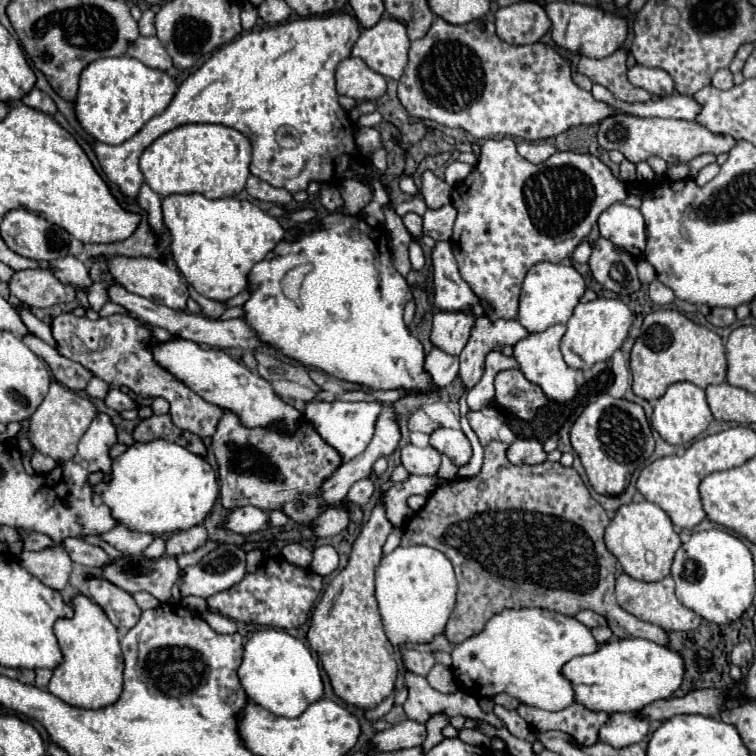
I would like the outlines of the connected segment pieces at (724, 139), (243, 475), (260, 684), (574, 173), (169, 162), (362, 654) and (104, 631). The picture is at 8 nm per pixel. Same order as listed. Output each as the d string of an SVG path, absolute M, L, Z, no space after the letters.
M618 114L600 122L598 144L604 150L618 150L632 164L644 162L650 156L660 156L668 164L688 164L700 154L724 154L736 146L732 136L722 136L710 132L706 126L688 120L664 120L664 118L638 118Z
M224 410L220 416L216 434L212 436L212 452L218 462L218 476L220 476L220 500L222 506L232 510L238 506L256 506L260 510L274 510L280 508L288 514L288 518L308 526L318 514L326 510L320 500L320 484L342 464L338 452L324 444L318 432L302 420L294 434L284 434L274 428L244 428L236 414Z
M258 630L252 634L244 646L244 658L238 676L248 700L260 704L276 716L298 718L310 704L324 696L320 668L310 650L298 638L282 630Z
M488 138L482 144L480 160L474 170L452 190L452 204L458 210L454 234L450 238L460 276L468 282L478 298L484 298L500 318L518 314L518 298L526 272L538 262L562 262L570 258L576 246L590 234L598 216L616 202L624 202L630 194L646 196L640 186L628 186L618 180L610 168L596 156L576 152L556 152L542 164L532 164L516 152L514 140Z
M186 124L154 140L140 158L146 184L160 196L202 194L206 198L236 196L250 176L250 140L234 128L220 124Z
M374 506L370 520L362 526L348 566L328 584L312 614L307 643L318 654L336 696L346 704L358 708L376 708L392 690L398 676L398 666L390 654L390 642L382 630L376 598L374 598L374 570L382 560L382 544L388 538L388 524L384 510Z
M86 596L74 598L74 612L76 616L72 620L58 620L54 624L64 662L54 670L48 690L70 706L100 710L112 706L120 698L124 686L124 656L118 632L108 616L104 616L104 610Z

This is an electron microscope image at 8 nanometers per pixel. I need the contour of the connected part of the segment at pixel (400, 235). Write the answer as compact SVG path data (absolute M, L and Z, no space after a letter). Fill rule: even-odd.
M388 202L384 206L384 214L386 214L386 222L390 224L390 252L392 252L392 264L394 268L406 276L412 270L410 258L408 258L408 244L412 240L412 234L406 230L406 226L402 224L402 218L396 214L396 210L392 208L392 202Z

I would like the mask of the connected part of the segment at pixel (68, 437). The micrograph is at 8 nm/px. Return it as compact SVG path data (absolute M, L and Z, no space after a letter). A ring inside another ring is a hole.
M51 382L44 402L30 416L30 426L28 426L30 442L38 452L52 456L56 462L68 462L76 454L76 444L88 430L94 416L96 416L96 406L88 398L76 396L72 390L68 390L59 382Z

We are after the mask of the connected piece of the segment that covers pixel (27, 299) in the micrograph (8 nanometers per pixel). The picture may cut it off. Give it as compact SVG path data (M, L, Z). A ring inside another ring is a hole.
M42 262L36 270L16 272L8 288L22 304L36 308L50 308L54 304L72 302L76 294L72 286L64 286L56 280L56 276L52 276L52 270L46 262Z

